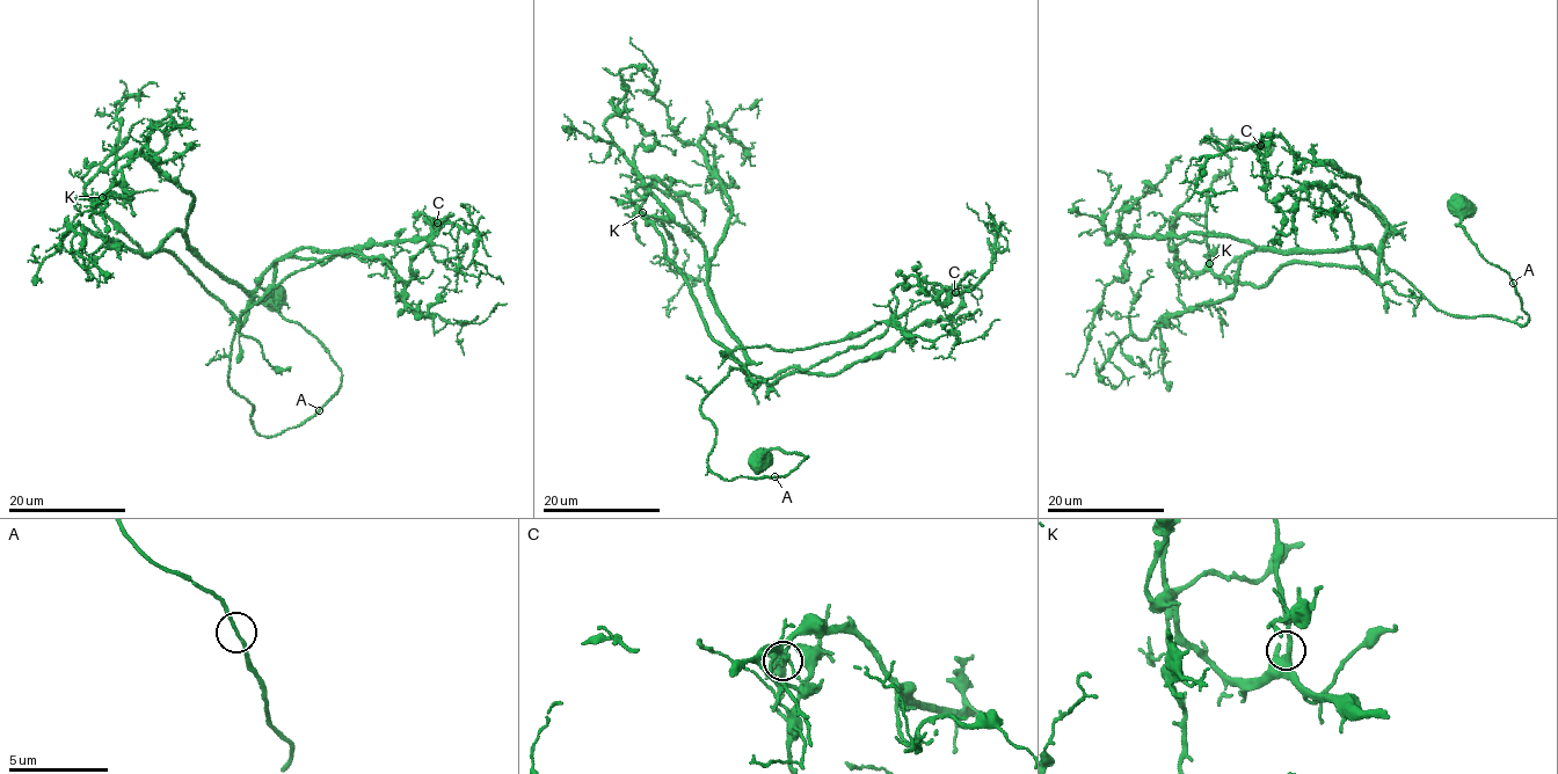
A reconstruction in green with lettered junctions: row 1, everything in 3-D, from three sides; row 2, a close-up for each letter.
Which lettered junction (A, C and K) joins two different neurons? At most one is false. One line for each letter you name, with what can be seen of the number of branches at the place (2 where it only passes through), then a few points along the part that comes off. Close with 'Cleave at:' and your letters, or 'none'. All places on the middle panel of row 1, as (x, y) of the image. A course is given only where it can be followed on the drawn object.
Cleave at: none

